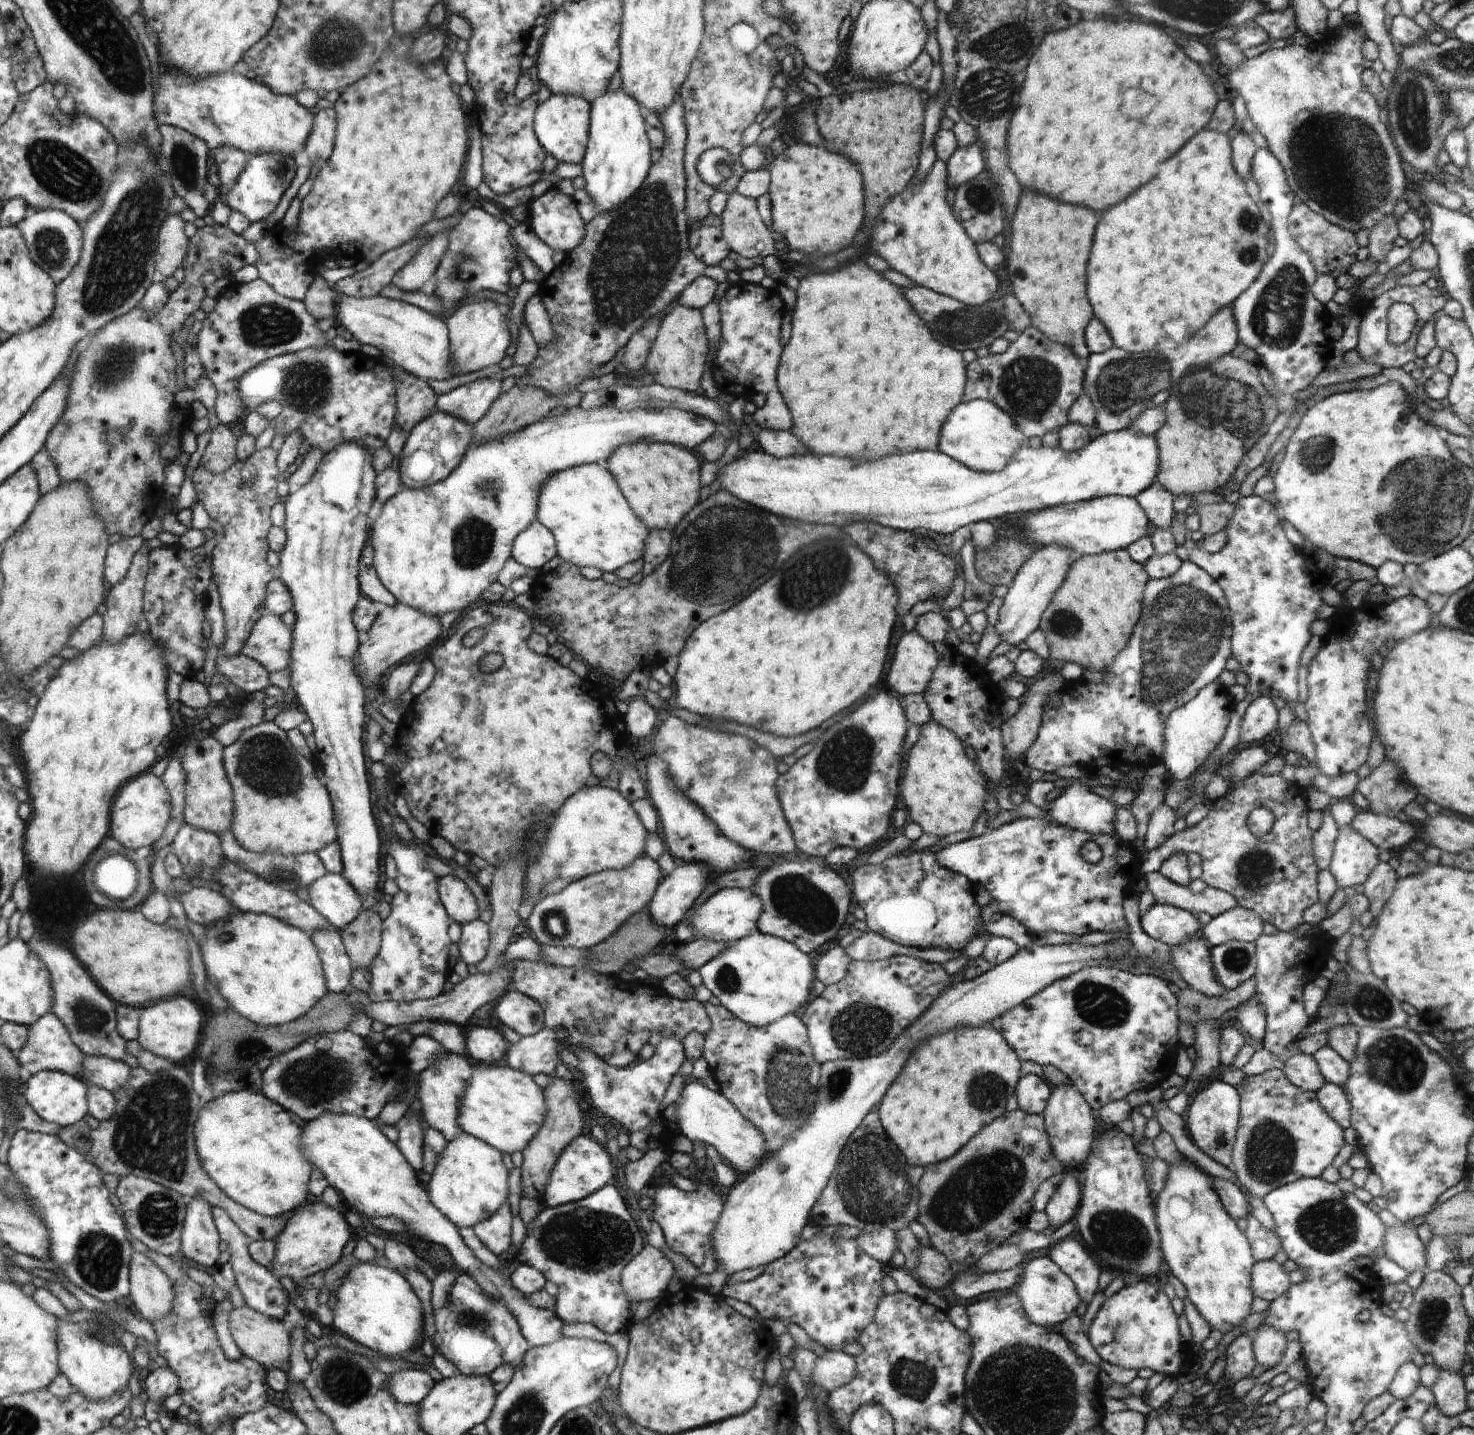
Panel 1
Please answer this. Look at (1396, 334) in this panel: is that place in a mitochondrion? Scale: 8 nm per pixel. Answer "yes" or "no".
yes

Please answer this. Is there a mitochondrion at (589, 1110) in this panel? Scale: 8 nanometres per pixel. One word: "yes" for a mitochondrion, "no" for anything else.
no

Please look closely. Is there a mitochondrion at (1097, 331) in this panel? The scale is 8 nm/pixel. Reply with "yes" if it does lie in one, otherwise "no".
no

